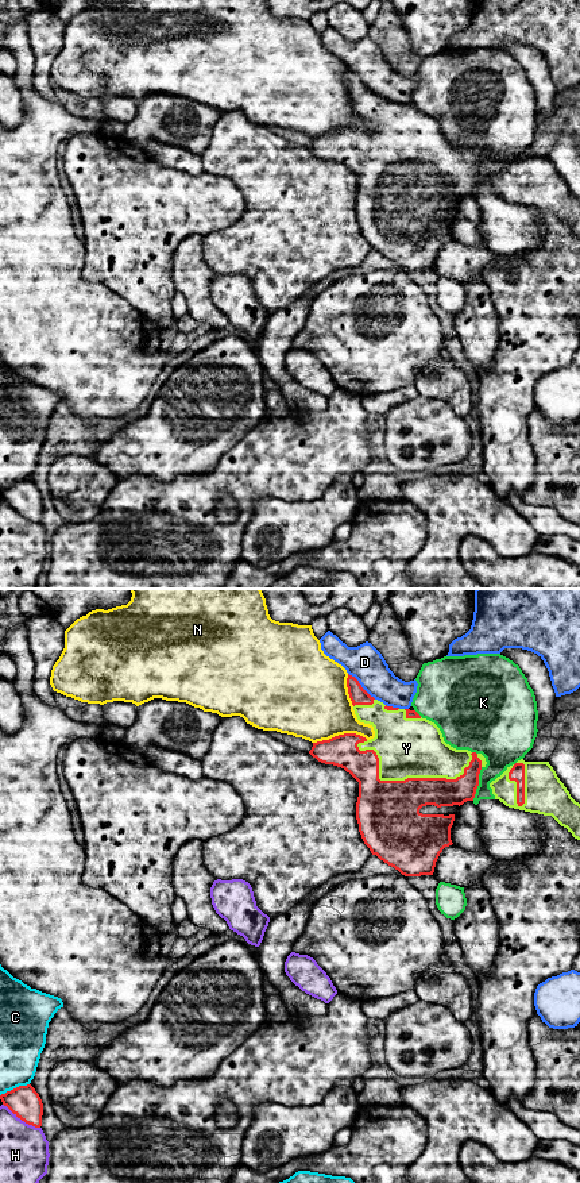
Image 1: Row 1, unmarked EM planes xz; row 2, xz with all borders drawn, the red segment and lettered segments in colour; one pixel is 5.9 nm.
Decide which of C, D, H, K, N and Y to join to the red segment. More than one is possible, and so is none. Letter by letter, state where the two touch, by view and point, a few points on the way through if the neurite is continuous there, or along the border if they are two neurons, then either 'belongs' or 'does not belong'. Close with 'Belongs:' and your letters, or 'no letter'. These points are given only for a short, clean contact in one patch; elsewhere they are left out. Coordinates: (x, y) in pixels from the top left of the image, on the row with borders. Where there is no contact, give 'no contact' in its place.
C: contact xz (14, 1089); does not belong
D: contact xz (360, 686); does not belong
H: contact xz (22, 1120); does not belong
K: contact xz (478, 783); does not belong
N: contact xz (340, 735); does not belong
Y: contact xz (409, 778); belongs
Belongs: Y

